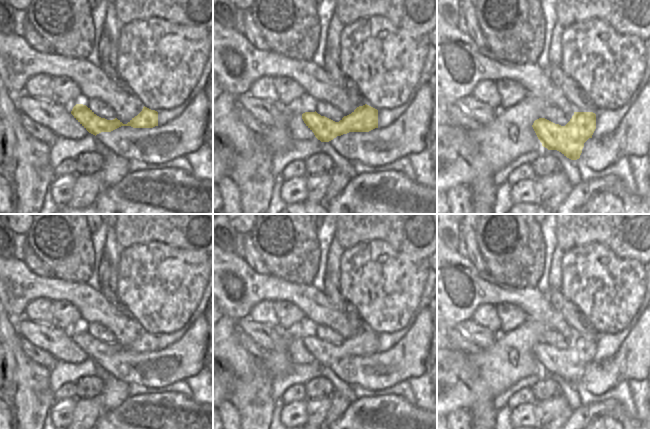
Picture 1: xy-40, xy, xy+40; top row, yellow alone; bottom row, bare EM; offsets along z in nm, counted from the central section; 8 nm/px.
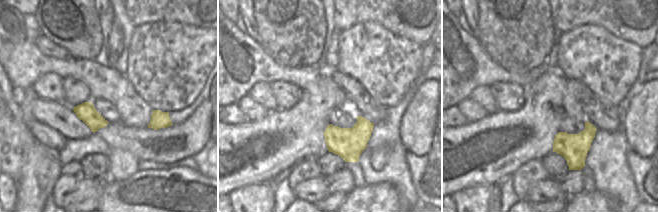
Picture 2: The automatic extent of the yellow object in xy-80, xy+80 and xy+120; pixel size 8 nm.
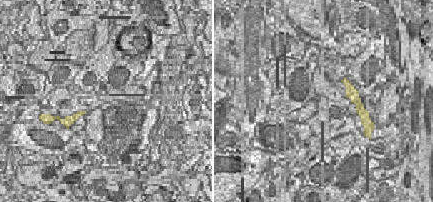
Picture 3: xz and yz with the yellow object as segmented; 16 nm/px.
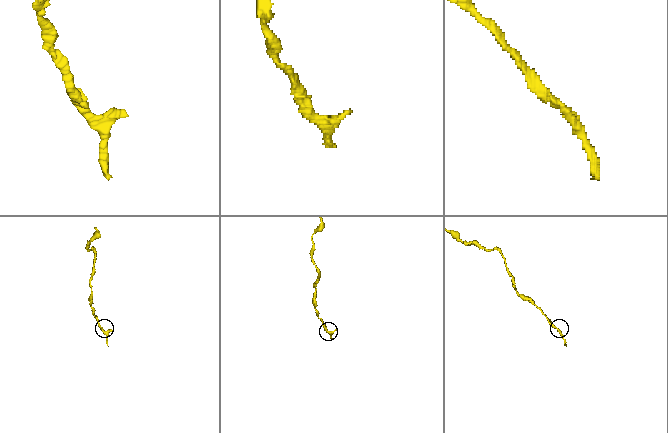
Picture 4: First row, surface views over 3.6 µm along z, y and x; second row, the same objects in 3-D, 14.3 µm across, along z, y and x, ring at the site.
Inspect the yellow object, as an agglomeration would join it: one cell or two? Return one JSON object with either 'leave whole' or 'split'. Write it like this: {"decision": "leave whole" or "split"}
{"decision": "leave whole"}

